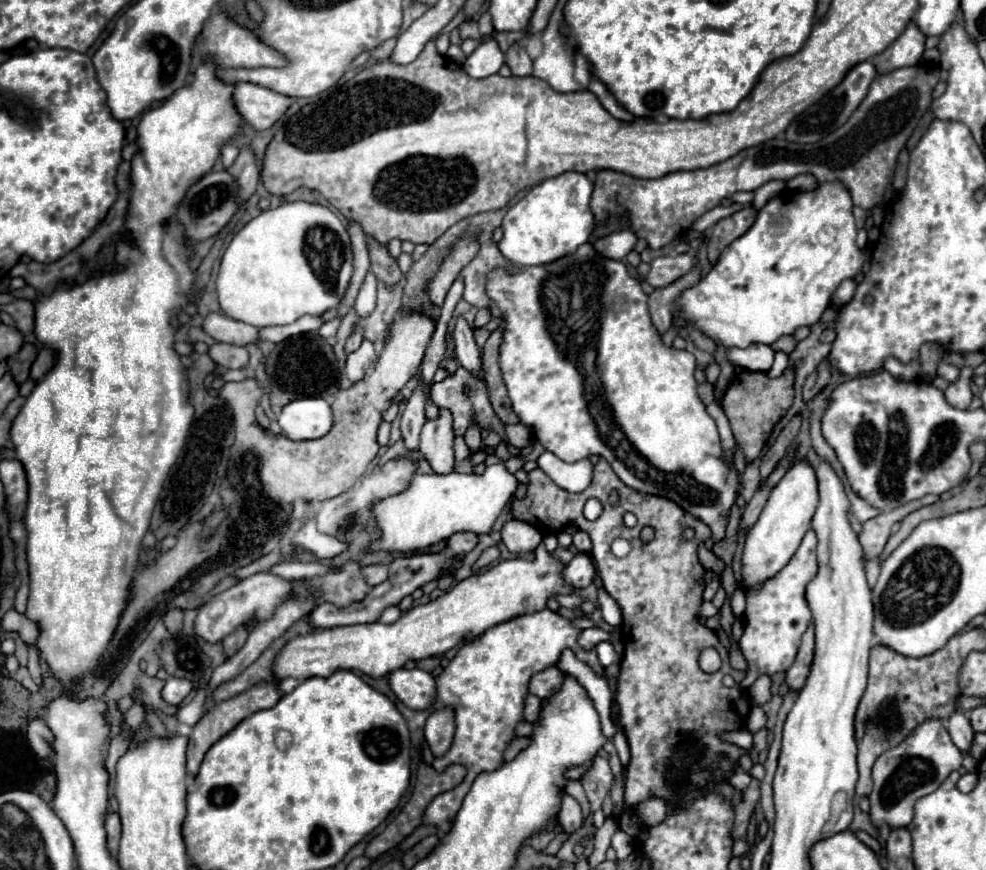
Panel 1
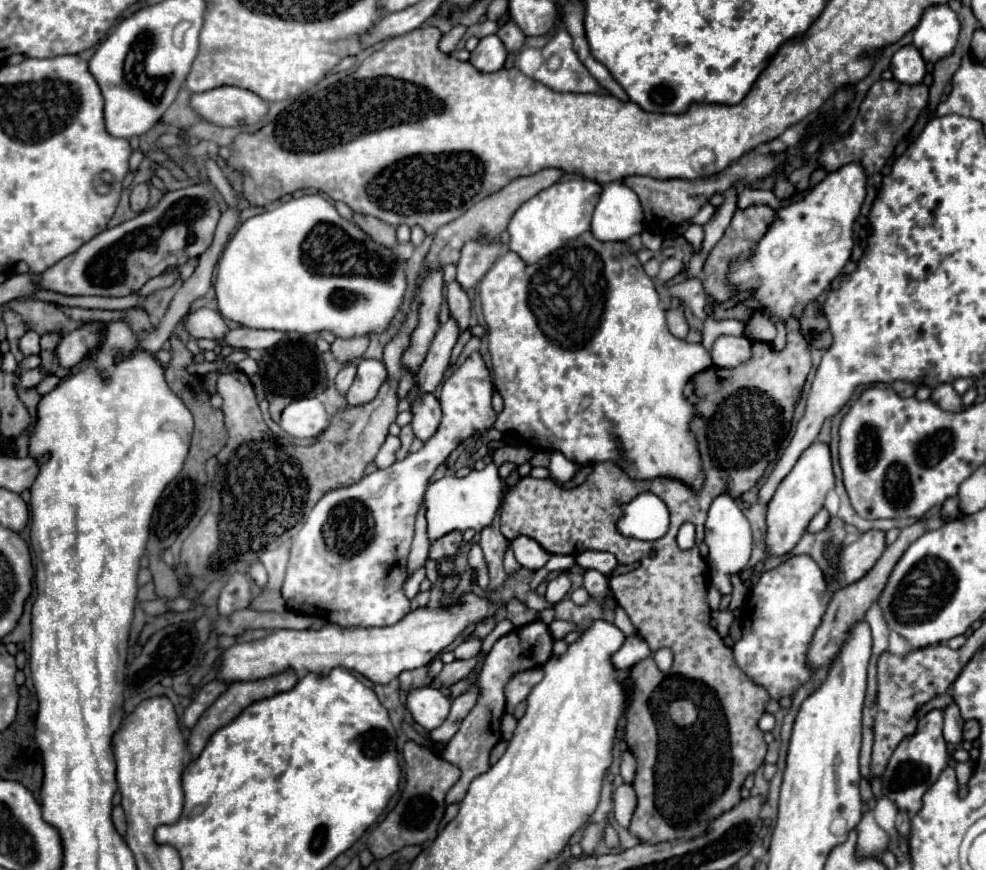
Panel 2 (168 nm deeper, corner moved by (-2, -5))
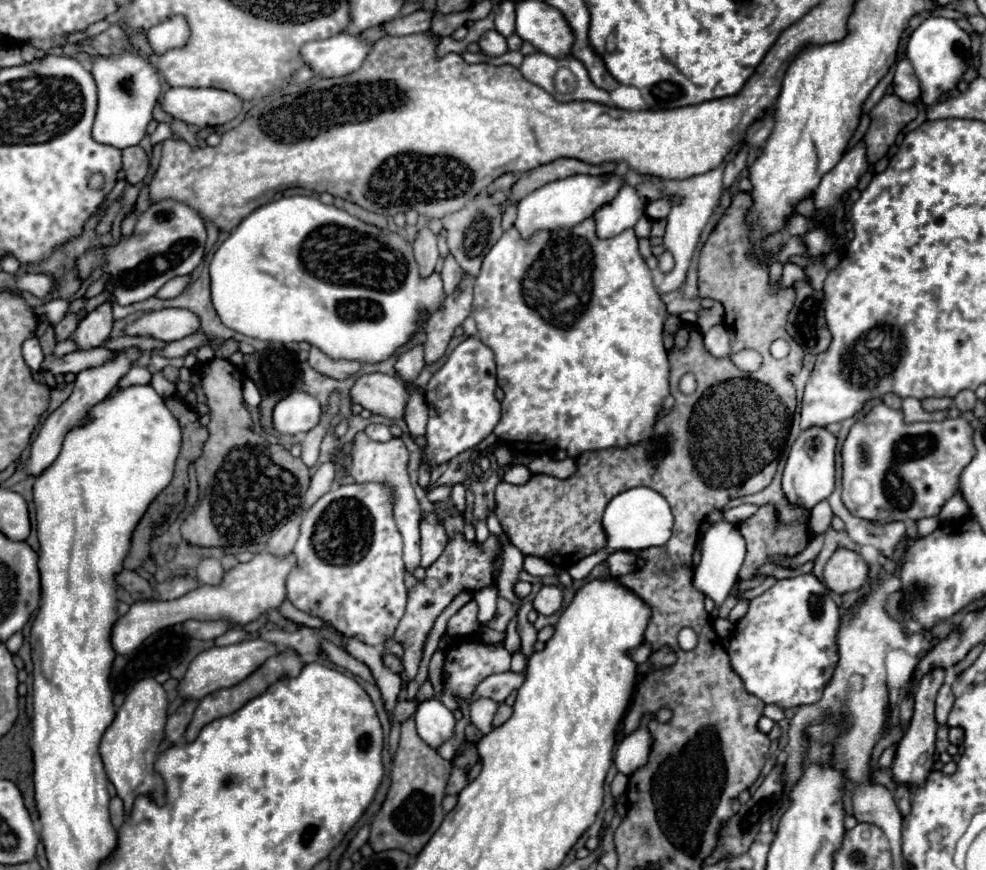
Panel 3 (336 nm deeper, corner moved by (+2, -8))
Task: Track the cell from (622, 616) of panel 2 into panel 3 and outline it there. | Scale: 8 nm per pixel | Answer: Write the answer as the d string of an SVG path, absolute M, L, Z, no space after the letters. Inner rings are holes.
M623 550L623 552L615 552L613 556L607 558L609 564L609 576L625 576L635 572L635 562L637 562L637 554L631 550Z

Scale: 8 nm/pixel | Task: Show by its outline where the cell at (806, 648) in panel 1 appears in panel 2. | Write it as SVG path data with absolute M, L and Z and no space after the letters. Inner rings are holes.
M931 515L931 517L927 517L927 519L919 519L917 523L905 527L905 529L899 533L897 541L891 543L891 545L887 545L887 549L885 549L885 553L881 555L881 559L875 563L875 567L873 567L863 579L859 579L859 581L855 581L855 583L843 587L841 591L837 591L837 593L831 597L829 607L827 607L823 619L821 619L821 625L817 627L817 631L815 631L815 635L813 635L813 641L811 641L811 645L809 645L809 651L807 651L807 663L809 663L811 669L823 667L825 661L829 661L831 657L835 657L835 653L839 651L839 645L847 639L849 627L851 627L857 619L861 619L861 617L865 615L865 611L869 609L869 605L871 605L873 601L879 599L881 589L885 587L885 581L889 579L889 573L893 571L893 565L899 561L901 553L905 553L905 549L907 549L917 537L921 537L923 533L927 533L927 531L931 531L931 529L939 529L943 523L945 523L945 521L943 521L941 515Z

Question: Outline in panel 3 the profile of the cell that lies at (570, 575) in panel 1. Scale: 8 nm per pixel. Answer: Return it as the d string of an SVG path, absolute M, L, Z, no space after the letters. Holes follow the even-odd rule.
M543 586L539 590L539 594L535 596L535 600L533 600L533 608L539 614L549 616L549 614L553 614L561 608L561 598L563 598L563 594L557 586Z

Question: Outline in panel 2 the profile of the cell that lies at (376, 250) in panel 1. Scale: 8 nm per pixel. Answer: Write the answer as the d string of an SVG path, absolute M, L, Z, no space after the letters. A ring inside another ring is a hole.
M353 215L355 223L379 245L383 247L389 247L389 249L395 249L397 247L397 239L395 239L395 229L391 225L385 225L383 221L375 219L375 217L369 217L369 215Z

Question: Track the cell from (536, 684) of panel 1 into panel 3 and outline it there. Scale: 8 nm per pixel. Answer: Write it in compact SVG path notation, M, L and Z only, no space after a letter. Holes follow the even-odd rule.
M501 672L501 674L493 674L489 678L485 678L477 690L475 690L475 696L485 696L485 698L491 698L495 702L505 702L513 690L517 690L521 684L523 684L525 676L523 674L515 674L515 672Z

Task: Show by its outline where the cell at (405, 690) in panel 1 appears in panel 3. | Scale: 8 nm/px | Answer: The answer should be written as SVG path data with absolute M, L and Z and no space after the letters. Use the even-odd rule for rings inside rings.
M437 698L419 704L415 722L417 734L431 748L439 748L445 740L455 734L455 716Z

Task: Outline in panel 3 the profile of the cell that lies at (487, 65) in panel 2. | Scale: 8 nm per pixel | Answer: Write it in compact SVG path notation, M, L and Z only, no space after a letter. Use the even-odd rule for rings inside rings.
M489 30L481 36L479 40L479 46L481 50L487 54L487 56L501 56L507 52L507 40L503 34L499 34L497 30Z

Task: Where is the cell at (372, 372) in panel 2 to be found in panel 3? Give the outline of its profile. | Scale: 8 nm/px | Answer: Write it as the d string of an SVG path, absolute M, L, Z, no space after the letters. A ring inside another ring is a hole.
M365 374L357 378L351 388L353 402L359 402L369 412L389 420L399 420L405 416L407 398L409 390L405 384L389 374Z

